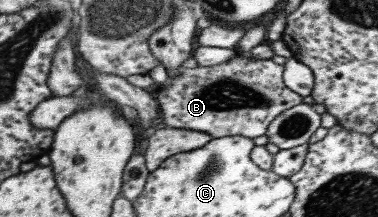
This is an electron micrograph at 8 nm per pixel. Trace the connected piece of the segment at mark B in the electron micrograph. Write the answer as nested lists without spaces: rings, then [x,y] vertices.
[[[236,54],[223,63],[210,66],[181,68],[170,82],[162,85],[156,91],[156,102],[159,116],[166,127],[198,130],[206,132],[213,138],[243,136],[244,138],[258,138],[265,134],[268,124],[284,110],[302,103],[302,97],[284,86],[282,82],[283,65],[272,59],[252,59],[249,55]]]

